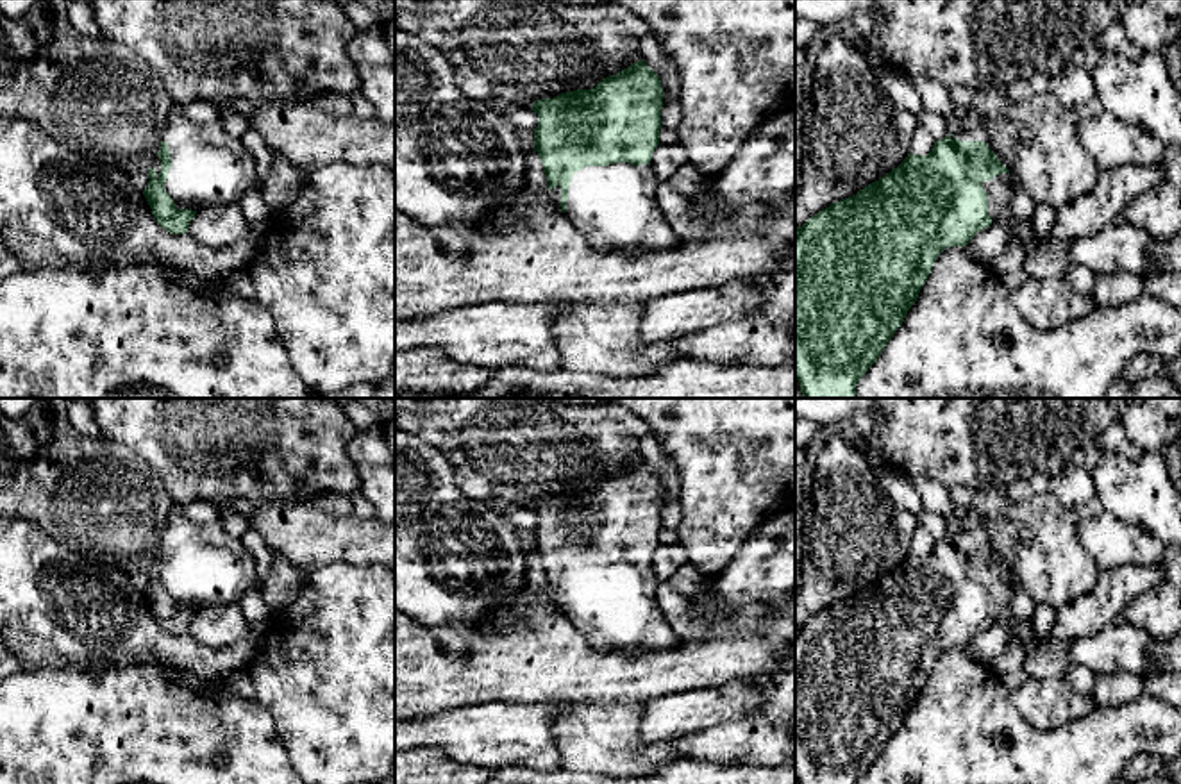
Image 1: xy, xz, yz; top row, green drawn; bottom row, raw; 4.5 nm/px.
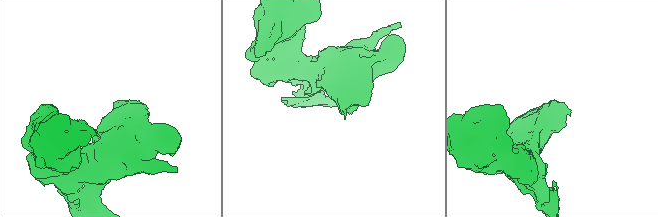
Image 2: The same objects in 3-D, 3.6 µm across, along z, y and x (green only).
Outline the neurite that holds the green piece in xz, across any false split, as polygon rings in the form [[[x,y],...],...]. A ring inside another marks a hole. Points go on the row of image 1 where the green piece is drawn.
[[[643,59],[591,89],[541,98],[531,109],[538,114],[534,150],[549,189],[595,250],[634,257],[679,243],[656,202],[658,179],[650,159],[663,127],[663,88]]]

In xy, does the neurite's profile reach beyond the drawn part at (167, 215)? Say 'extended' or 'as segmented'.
extended

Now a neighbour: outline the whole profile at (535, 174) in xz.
[[[534,148],[525,150],[525,163],[527,163],[525,171],[527,182],[532,184],[540,193],[547,193],[549,182],[543,171],[541,159]]]

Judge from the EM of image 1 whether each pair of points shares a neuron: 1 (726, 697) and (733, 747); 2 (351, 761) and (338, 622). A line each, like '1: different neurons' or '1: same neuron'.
1: different neurons
2: same neuron

